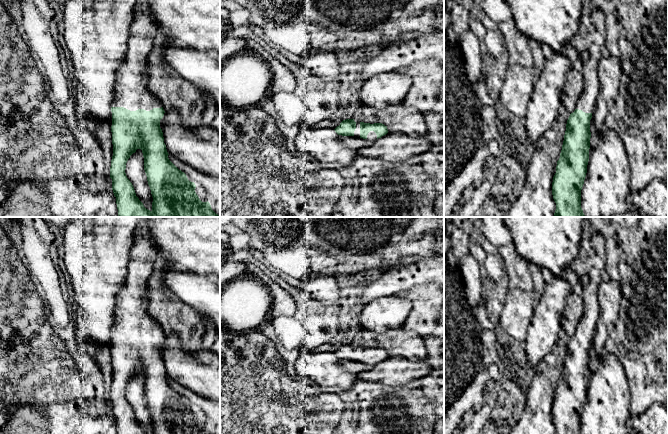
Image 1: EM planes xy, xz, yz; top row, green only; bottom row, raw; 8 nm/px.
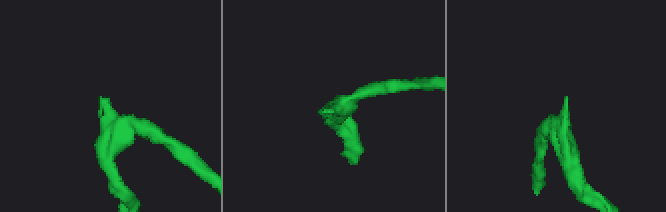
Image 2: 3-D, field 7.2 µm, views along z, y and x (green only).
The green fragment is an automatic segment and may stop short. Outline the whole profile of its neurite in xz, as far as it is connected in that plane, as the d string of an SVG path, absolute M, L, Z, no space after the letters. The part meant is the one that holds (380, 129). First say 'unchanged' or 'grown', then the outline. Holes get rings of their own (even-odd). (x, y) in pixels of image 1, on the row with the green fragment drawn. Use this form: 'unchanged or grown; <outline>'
grown; M354 119L343 120L334 130L338 135L354 136L371 142L388 133L387 126L382 123L355 122Z

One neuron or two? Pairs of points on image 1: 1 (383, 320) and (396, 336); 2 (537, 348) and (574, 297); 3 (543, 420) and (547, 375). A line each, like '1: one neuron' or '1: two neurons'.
1: two neurons
2: two neurons
3: one neuron

